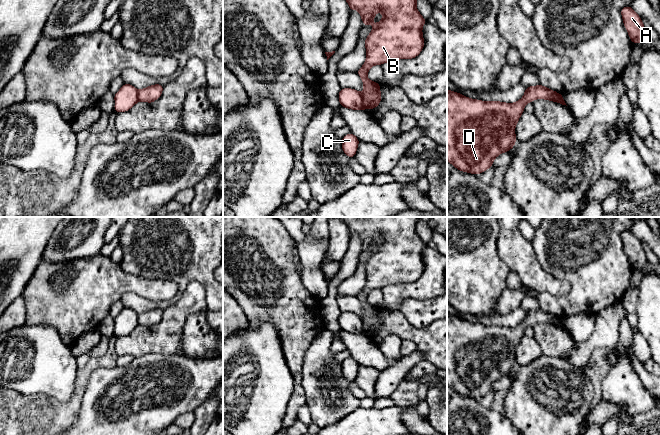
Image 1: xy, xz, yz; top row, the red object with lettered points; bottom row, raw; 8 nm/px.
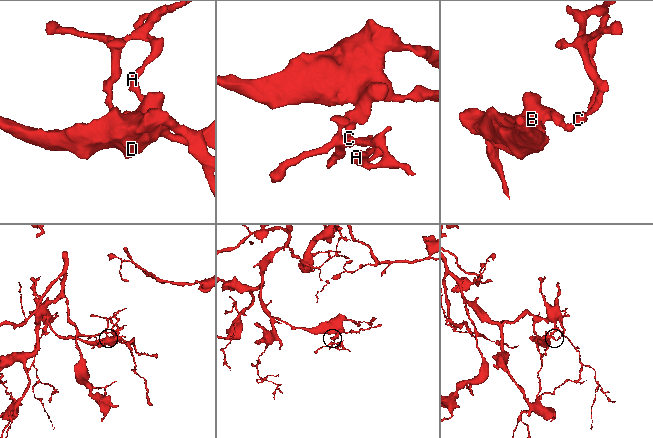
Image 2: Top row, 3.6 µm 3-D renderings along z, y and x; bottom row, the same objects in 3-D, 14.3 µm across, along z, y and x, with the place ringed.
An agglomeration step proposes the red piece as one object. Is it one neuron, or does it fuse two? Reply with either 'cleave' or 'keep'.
cleave

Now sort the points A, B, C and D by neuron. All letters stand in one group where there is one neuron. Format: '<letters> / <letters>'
A C / B D

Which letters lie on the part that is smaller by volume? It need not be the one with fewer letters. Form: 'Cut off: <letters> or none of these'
Cut off: A, C

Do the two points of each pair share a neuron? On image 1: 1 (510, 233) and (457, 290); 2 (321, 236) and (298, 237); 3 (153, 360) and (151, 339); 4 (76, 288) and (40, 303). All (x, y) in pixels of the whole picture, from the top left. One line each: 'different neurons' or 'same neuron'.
1: different neurons
2: different neurons
3: different neurons
4: same neuron

